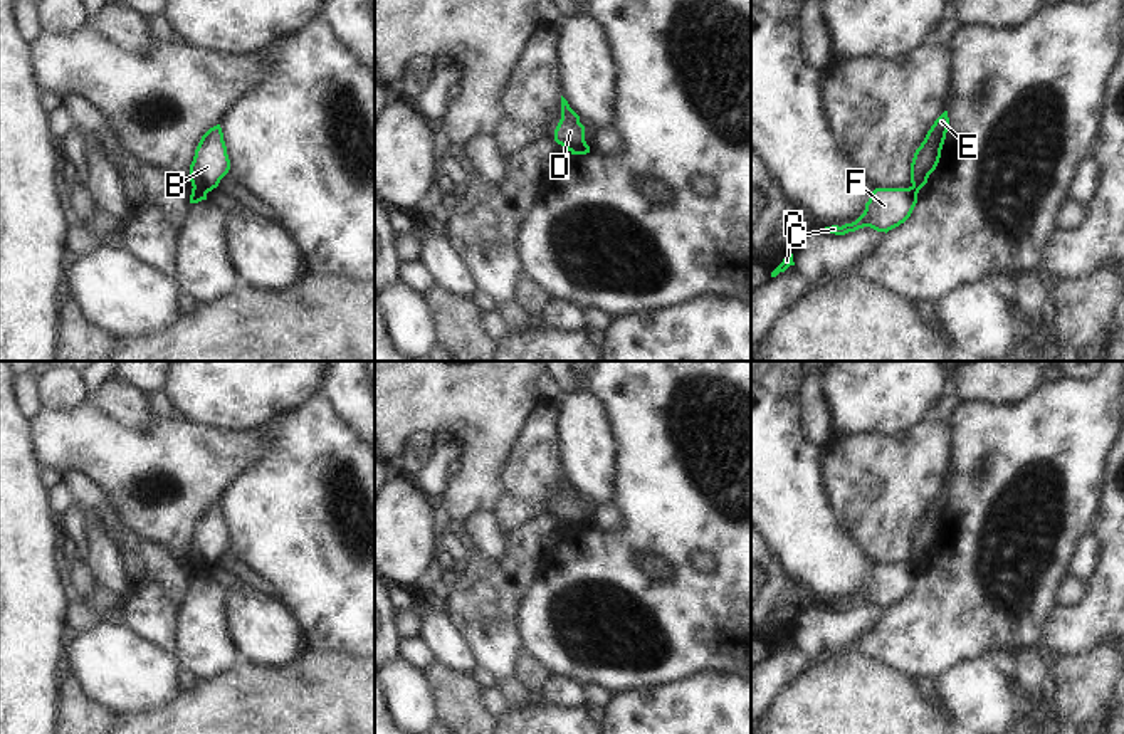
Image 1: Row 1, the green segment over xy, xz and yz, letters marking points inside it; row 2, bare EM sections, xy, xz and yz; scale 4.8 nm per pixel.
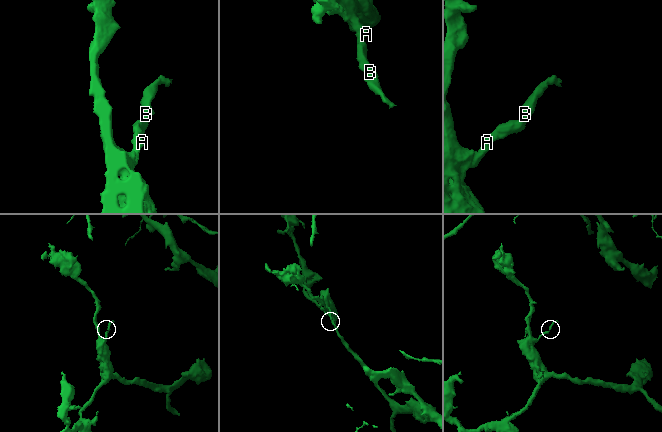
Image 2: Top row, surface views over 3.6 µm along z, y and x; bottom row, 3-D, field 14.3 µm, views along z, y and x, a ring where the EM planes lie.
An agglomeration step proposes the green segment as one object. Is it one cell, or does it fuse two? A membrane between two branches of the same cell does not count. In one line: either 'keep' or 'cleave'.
cleave

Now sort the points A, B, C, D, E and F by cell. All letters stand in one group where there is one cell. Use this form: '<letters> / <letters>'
A C D F / B E

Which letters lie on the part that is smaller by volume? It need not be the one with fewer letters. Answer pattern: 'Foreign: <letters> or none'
Foreign: B, E

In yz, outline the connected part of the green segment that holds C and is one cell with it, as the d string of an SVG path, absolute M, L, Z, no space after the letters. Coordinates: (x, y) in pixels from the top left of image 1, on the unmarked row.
M914 563L909 564L875 564L870 569L869 578L865 579L864 590L852 600L842 603L832 601L825 603L823 608L835 611L845 611L864 603L870 603L877 608L889 608L901 600L904 600L916 579L919 566Z

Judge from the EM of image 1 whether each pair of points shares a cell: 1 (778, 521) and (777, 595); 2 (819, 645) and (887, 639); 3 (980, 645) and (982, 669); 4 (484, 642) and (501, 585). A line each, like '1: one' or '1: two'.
1: two
2: two
3: two
4: one

